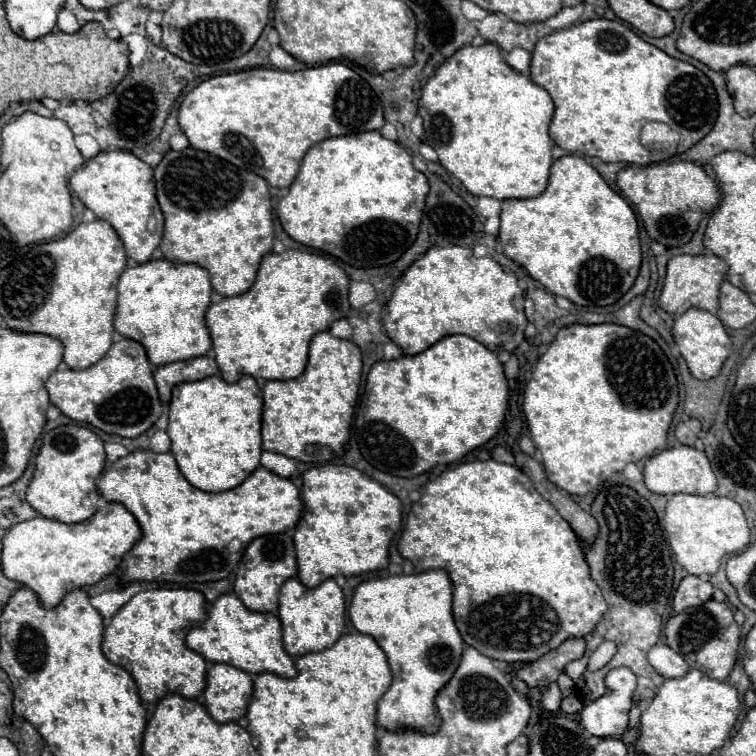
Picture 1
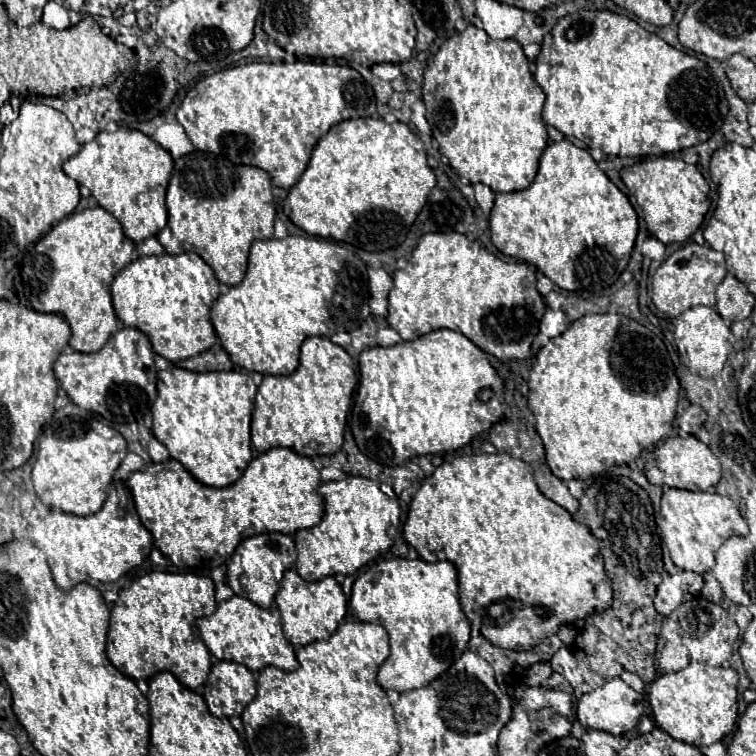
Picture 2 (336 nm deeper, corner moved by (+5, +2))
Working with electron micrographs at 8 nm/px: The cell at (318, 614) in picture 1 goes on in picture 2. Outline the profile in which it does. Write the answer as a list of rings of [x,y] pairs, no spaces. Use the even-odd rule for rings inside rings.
[[[286,570],[280,582],[276,594],[276,606],[282,614],[284,636],[294,646],[304,646],[316,640],[328,640],[338,630],[338,626],[344,622],[346,616],[346,598],[334,576],[322,578],[318,582],[306,582],[294,570]]]

